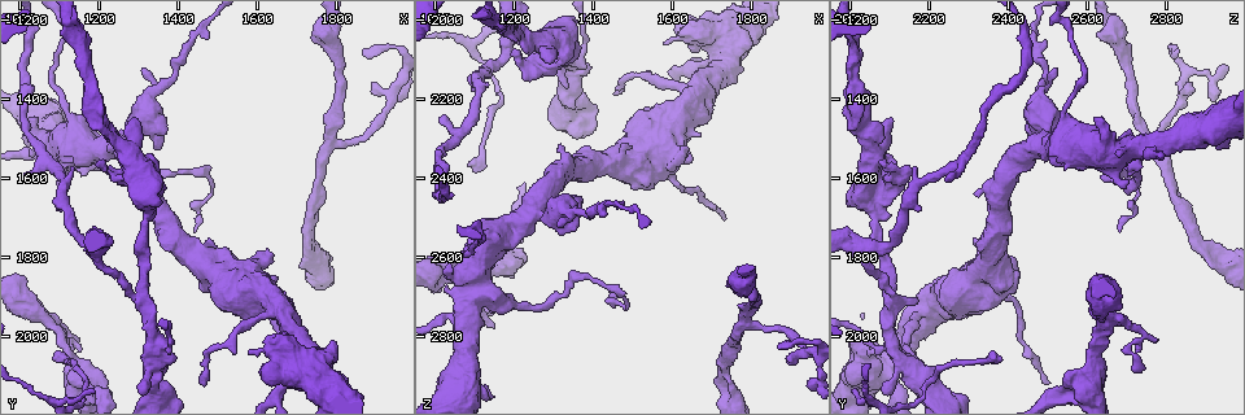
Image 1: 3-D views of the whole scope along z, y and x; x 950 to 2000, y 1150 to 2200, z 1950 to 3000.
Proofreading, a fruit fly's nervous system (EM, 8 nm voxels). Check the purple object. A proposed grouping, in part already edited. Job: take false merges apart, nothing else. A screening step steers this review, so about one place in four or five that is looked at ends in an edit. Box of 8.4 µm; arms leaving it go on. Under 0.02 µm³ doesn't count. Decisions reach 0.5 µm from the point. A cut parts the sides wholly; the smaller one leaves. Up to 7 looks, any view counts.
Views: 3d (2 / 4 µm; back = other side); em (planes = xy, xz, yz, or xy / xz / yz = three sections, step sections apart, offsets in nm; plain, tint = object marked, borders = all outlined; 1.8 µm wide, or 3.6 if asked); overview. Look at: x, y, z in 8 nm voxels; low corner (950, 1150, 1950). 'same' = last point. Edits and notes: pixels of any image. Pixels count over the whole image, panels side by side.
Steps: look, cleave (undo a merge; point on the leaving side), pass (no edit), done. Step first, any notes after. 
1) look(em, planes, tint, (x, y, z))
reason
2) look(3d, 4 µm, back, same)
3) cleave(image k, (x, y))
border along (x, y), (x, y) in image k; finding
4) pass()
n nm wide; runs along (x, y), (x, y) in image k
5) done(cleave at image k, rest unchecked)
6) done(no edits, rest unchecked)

look(em, planes, plain, (1375, 1355, 2485))
sudden change in width

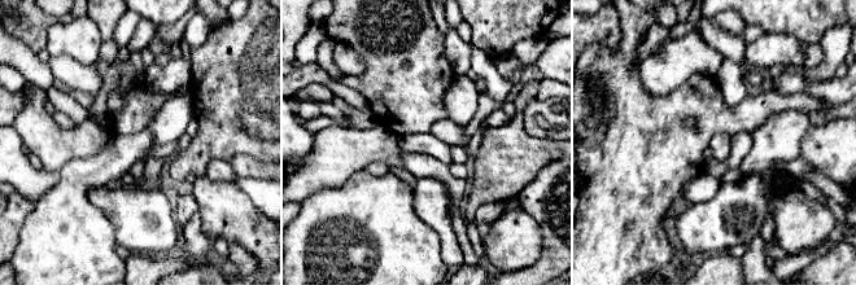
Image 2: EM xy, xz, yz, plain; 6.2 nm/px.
look(em, planes, tint, same)

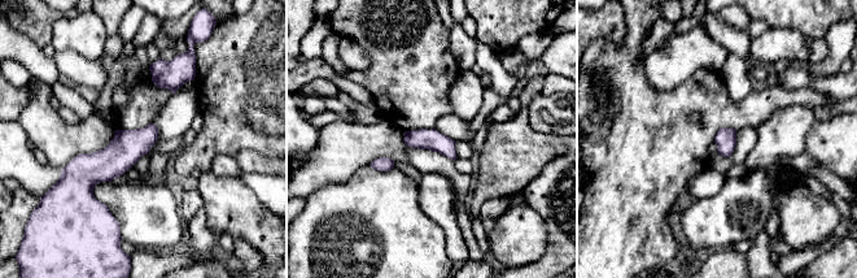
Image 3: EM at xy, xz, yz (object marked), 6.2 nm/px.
pass()
runs along (153, 129), (113, 161), (75, 177) in image 3; one neuron here

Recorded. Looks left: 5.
look(3d, 2 µm, (1195, 1800, 2030))
three-way junction

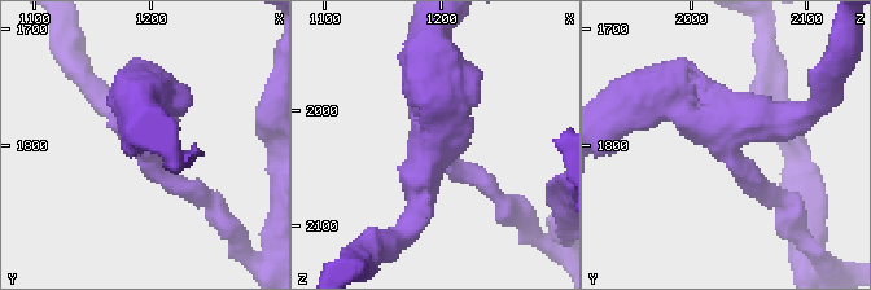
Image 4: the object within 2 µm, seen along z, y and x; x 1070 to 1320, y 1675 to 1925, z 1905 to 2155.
look(em, planes, borders, (1194, 1796, 2030))

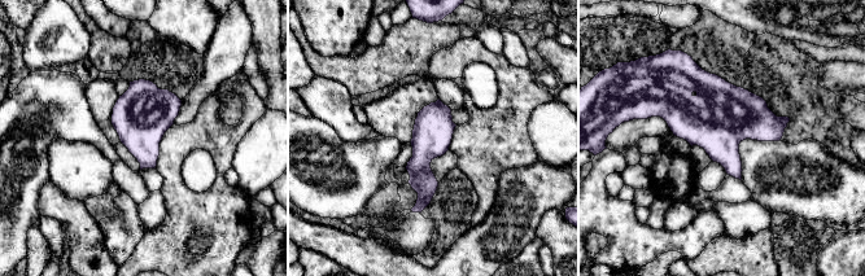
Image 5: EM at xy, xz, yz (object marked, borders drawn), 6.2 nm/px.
pass()
240 nm wide; continuous, no second neuron

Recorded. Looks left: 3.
look(3d, 4 µm, (1345, 2040, 2120))
side arm on a straight run

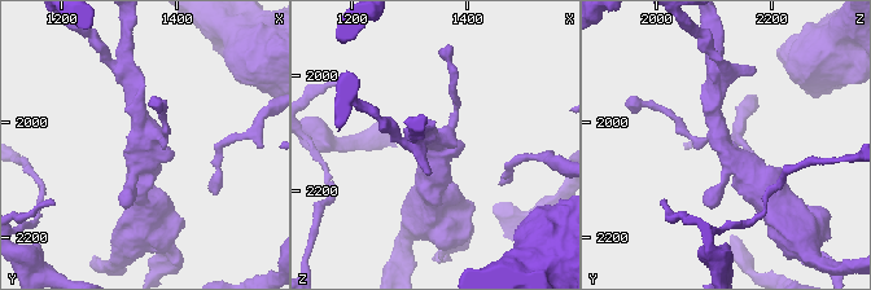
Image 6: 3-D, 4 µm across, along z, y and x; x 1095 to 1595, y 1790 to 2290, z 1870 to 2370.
look(em, 3.6 µm, planes, plain, (1340, 2035, 2115))
shape alone is not enough

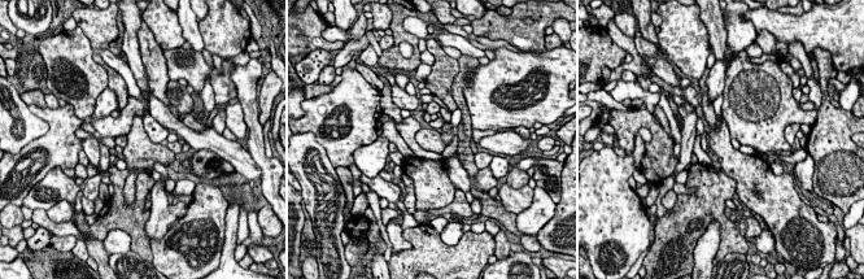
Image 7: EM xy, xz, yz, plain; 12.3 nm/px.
look(em, 3.6 µm, planes, borders, same)

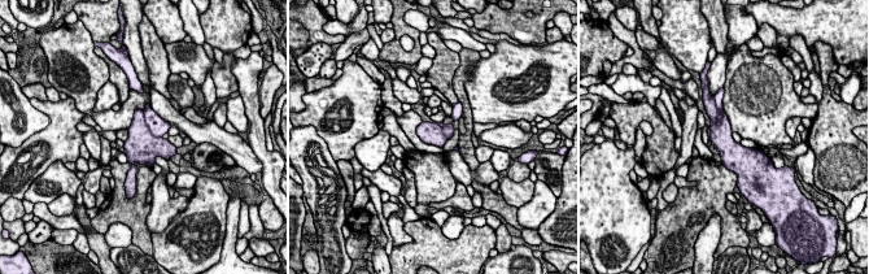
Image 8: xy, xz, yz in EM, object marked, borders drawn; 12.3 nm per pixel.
cleave(image 8, (142, 144))
border along (142, 112), (148, 129), (161, 136) in image 8; a second neuron is stuck on

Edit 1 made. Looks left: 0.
done(cleave at image 8, rest unchecked)

